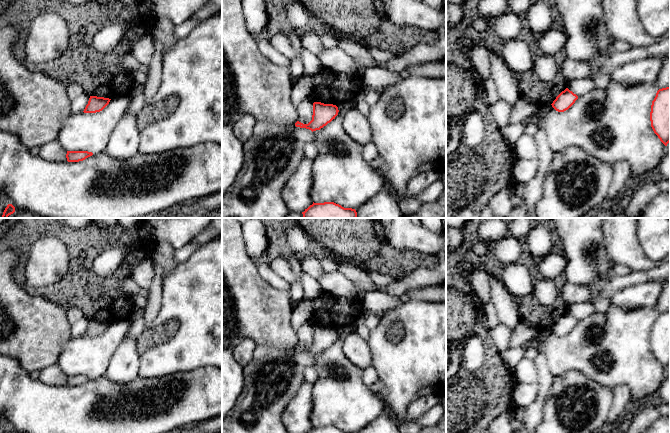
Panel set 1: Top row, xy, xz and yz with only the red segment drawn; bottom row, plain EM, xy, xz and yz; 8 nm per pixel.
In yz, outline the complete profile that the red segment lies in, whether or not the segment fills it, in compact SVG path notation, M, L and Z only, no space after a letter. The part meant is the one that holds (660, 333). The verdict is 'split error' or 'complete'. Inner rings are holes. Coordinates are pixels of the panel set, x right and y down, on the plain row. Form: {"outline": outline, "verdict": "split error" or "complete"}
{"outline": "M670 310L659 313L651 329L651 351L660 365L670 366Z", "verdict": "complete"}

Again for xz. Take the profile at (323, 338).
{"outline": "M321 326L313 327L312 344L308 348L299 345L295 347L296 351L306 352L313 355L320 354L330 347L338 339L338 331L333 328L324 328Z", "verdict": "complete"}

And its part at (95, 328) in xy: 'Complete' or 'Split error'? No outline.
Complete

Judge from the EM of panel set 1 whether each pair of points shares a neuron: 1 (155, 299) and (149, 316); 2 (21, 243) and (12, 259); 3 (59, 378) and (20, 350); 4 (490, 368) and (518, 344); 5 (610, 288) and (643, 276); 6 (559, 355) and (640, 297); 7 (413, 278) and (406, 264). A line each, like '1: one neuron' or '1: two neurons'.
1: one neuron
2: two neurons
3: two neurons
4: two neurons
5: one neuron
6: two neurons
7: two neurons

